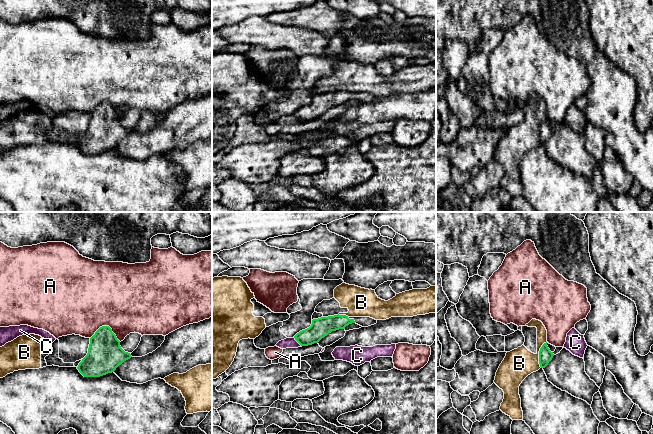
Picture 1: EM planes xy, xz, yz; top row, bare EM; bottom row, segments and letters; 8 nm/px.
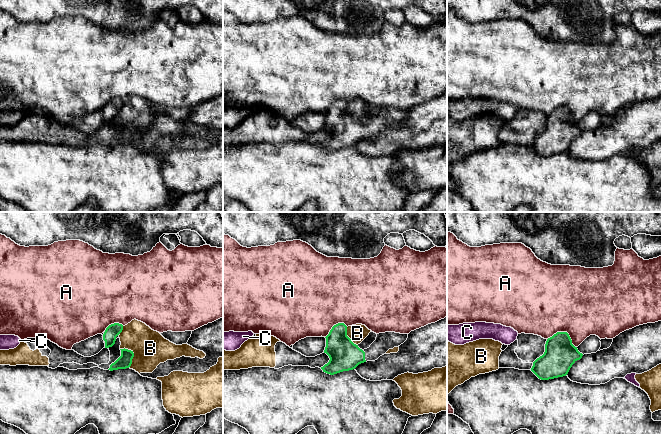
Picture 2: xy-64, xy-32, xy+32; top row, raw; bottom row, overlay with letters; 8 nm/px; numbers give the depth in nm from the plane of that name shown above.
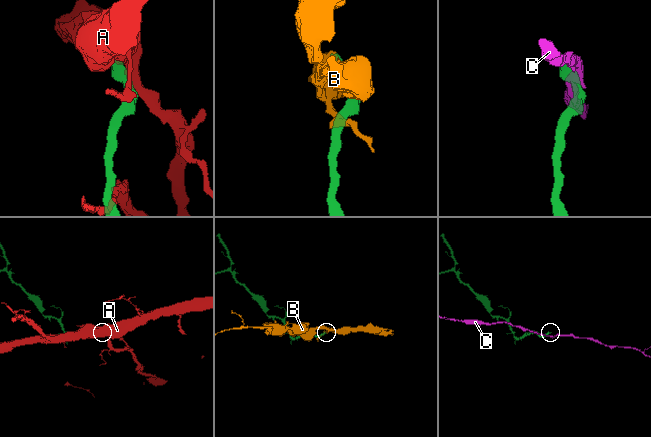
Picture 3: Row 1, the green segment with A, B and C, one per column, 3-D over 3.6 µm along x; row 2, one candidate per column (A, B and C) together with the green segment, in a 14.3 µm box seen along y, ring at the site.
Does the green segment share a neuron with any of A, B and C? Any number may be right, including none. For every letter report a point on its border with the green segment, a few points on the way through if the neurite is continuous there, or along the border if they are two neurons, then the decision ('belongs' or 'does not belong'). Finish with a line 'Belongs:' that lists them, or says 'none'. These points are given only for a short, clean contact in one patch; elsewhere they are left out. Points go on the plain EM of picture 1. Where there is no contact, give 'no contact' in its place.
A: xy (107, 102) | does not belong
B: yz (539, 130) | along yz (546, 117), (539, 127), (540, 143) | does not belong
C: xz (297, 117) | along xz (293, 113), (301, 122) | does not belong
Belongs: none

